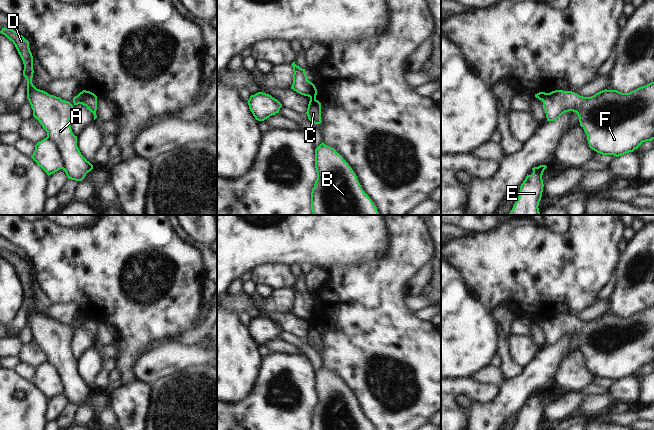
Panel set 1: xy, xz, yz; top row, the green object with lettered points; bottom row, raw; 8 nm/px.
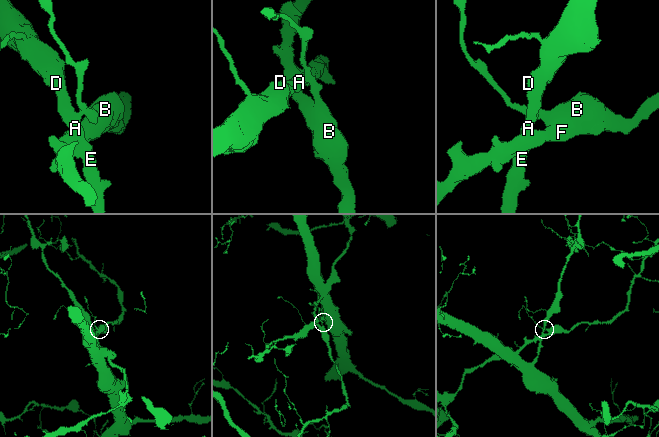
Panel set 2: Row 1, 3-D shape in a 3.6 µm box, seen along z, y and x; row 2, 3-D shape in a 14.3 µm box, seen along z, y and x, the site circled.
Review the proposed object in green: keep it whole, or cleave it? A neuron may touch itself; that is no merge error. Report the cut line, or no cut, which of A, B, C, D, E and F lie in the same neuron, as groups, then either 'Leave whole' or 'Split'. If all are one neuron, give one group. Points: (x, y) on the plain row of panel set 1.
Split along xy (46, 361), (55, 367), (62, 383), (63, 392). Groups: A D E / B C F. Split.

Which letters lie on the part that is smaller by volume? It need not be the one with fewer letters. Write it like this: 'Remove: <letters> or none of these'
Remove: B, C, F

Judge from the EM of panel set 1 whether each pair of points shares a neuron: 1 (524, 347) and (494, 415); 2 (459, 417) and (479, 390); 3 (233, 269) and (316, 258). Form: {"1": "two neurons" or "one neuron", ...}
{"1": "two neurons", "2": "one neuron", "3": "one neuron"}

